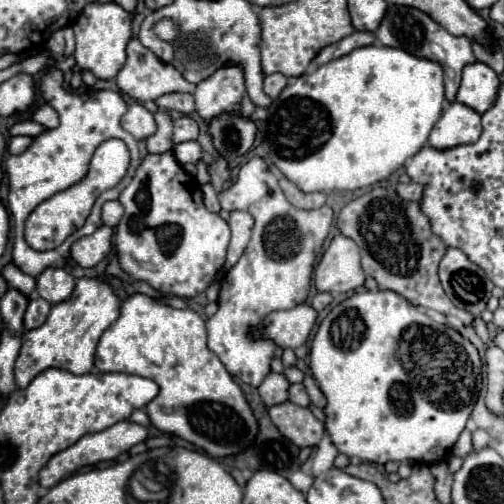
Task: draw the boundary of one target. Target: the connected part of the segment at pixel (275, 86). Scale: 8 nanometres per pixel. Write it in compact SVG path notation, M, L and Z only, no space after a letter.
M272 73L272 75L266 75L264 77L264 93L268 95L268 97L276 97L276 95L280 95L280 91L284 89L288 85L288 79L284 77L284 75L280 75L280 73Z

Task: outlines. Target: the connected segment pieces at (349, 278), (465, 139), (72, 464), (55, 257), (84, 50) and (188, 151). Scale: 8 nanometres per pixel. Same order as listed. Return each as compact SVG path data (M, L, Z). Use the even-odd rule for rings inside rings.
M336 235L314 271L314 285L322 293L348 293L364 285L360 251L352 239Z
M454 101L446 107L442 117L434 125L428 137L428 145L438 151L444 151L458 145L476 143L480 135L482 135L480 115L470 107Z
M120 421L100 433L90 433L90 435L84 435L78 443L74 443L72 447L56 453L48 463L46 467L40 471L40 485L42 487L52 487L54 483L62 481L64 477L68 477L70 473L82 469L82 467L88 467L88 465L94 465L94 463L100 463L100 461L110 461L110 459L116 459L120 453L128 451L130 447L134 447L136 443L144 441L148 435L148 431L142 427L142 425L136 425L136 423L130 423L130 421Z
M50 67L42 79L40 79L40 95L44 97L44 101L58 113L60 117L60 125L56 129L46 129L44 133L36 135L32 145L20 153L20 155L10 155L6 159L6 173L8 173L8 181L10 181L10 193L8 193L8 209L14 217L14 263L28 275L36 277L40 275L40 271L44 271L46 267L64 267L64 263L68 261L68 253L70 253L70 245L84 237L84 235L92 235L98 227L100 227L100 209L104 205L104 201L110 199L118 199L120 191L132 181L132 175L136 171L136 167L140 165L140 157L138 157L138 143L136 139L122 129L120 125L120 117L126 113L126 101L118 91L106 89L106 91L88 91L88 93L74 93L70 89L64 87L64 75L58 67ZM108 139L122 139L126 143L126 147L130 149L130 169L126 173L126 177L112 189L104 191L98 195L96 199L96 207L92 211L92 215L86 219L84 229L76 231L72 237L68 237L64 241L64 245L60 245L54 251L46 251L46 253L38 253L34 251L28 243L24 243L24 221L28 217L28 213L34 211L36 205L40 205L42 201L46 201L48 197L52 197L54 193L68 189L72 185L76 185L78 181L82 181L88 173L88 165L90 159L96 151L96 147Z
M88 3L72 29L76 35L76 63L80 69L90 69L98 79L112 79L126 61L126 43L132 37L130 13L126 13L118 3Z
M186 141L186 143L180 143L174 147L174 155L176 159L186 165L186 163L198 163L202 159L202 151L200 151L200 145L196 141Z

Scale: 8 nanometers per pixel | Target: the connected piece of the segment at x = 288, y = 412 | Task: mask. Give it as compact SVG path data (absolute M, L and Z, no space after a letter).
M286 401L270 407L268 413L278 431L298 447L316 447L324 437L324 425L308 407L298 407Z

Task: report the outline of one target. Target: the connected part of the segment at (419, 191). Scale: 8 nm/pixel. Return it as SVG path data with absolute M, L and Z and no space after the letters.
M408 183L408 185L398 185L396 187L396 191L398 191L398 195L402 197L402 199L408 199L408 201L420 201L422 199L422 195L424 195L424 185L420 185L420 183Z

